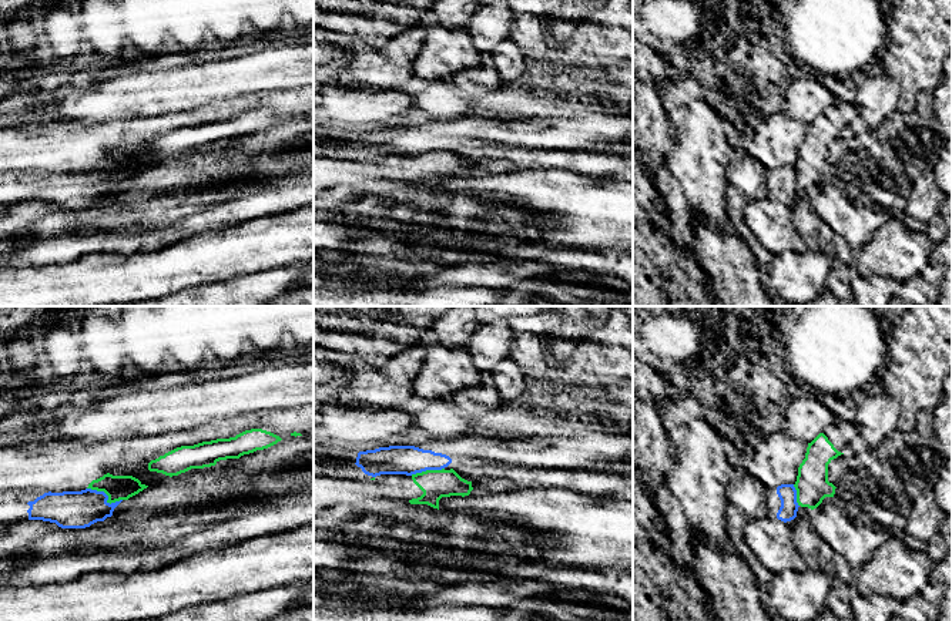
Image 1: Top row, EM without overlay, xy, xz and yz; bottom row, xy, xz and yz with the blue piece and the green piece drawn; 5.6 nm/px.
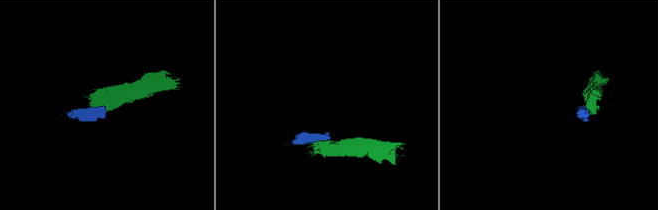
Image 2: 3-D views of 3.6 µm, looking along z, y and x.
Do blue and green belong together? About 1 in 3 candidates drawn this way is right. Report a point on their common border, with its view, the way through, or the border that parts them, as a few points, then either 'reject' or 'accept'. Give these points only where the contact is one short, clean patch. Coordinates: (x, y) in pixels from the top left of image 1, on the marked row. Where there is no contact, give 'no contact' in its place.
meets blue in xy at (107, 496); border along xy (87, 487), (101, 490), (110, 503), (121, 500); reject

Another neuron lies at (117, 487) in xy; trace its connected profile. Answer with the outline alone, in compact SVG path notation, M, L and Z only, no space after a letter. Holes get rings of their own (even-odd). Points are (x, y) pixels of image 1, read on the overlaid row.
M107 473L103 477L93 480L87 489L104 491L108 496L107 503L111 504L120 500L128 500L147 487L148 486L133 476L113 476Z

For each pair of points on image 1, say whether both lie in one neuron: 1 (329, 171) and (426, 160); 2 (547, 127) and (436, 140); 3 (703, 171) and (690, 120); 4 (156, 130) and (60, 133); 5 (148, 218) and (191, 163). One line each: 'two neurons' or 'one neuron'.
1: one neuron
2: one neuron
3: one neuron
4: one neuron
5: one neuron

